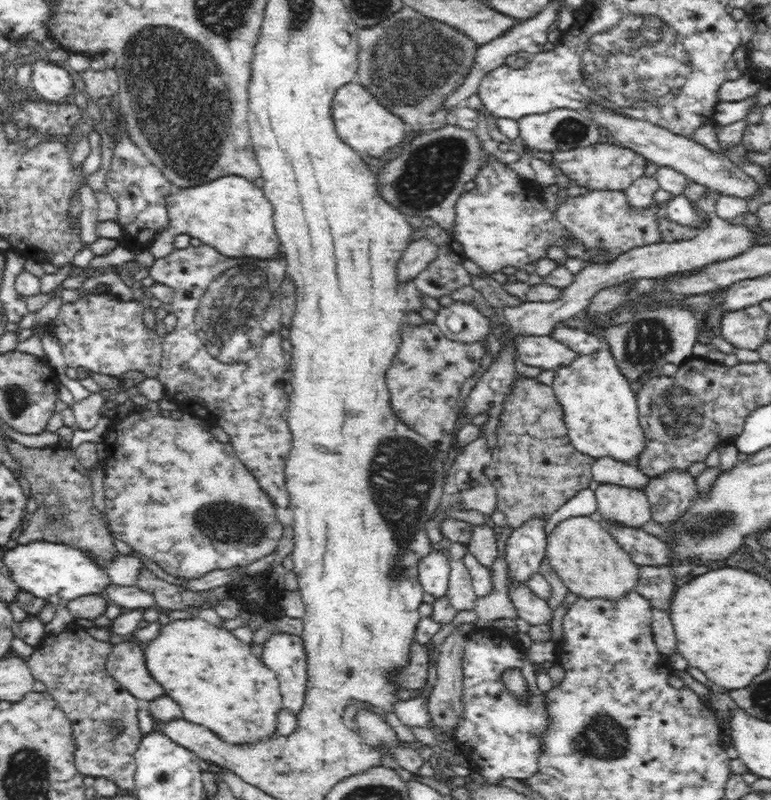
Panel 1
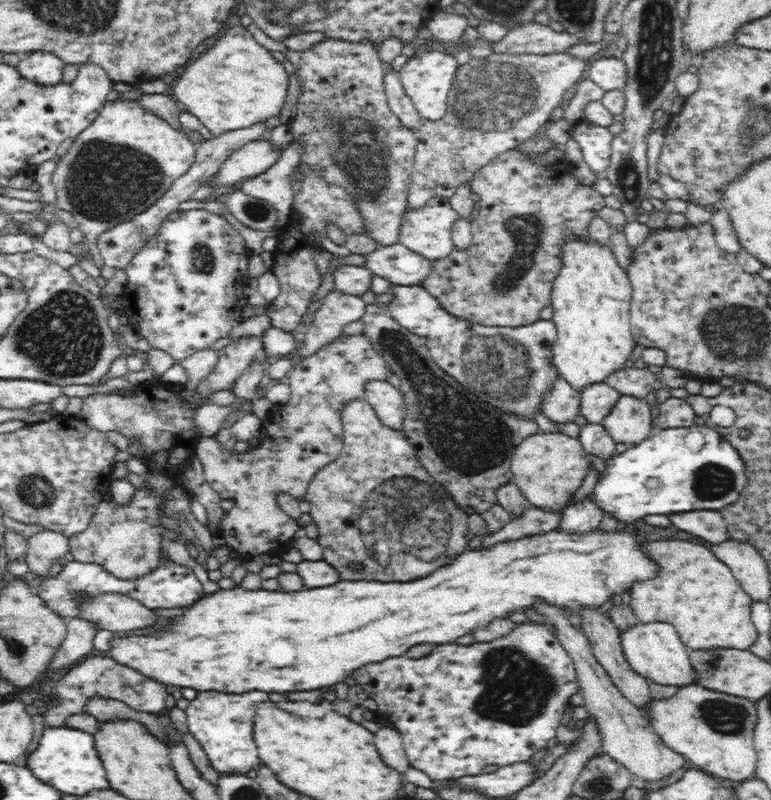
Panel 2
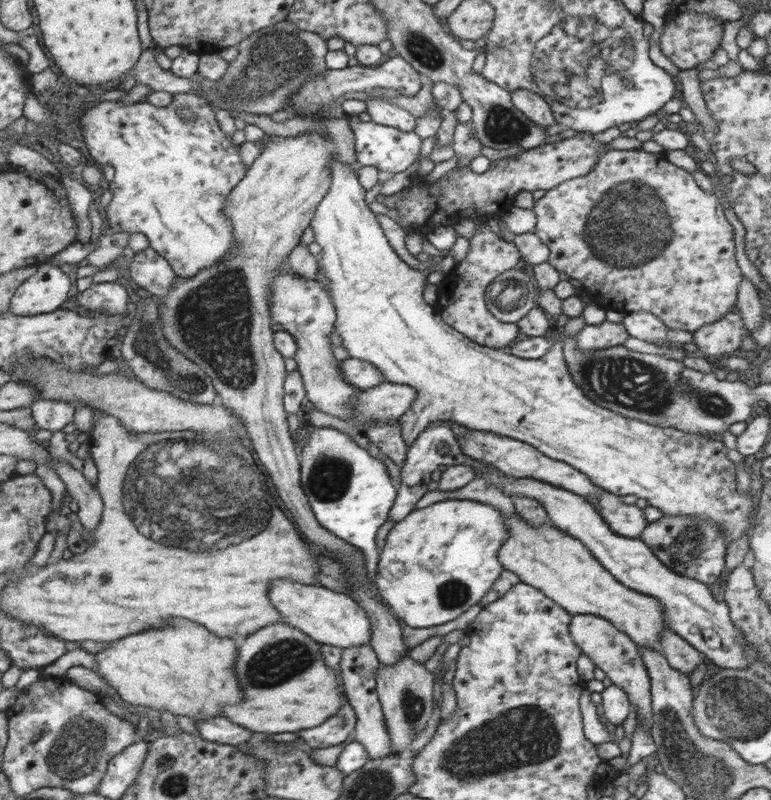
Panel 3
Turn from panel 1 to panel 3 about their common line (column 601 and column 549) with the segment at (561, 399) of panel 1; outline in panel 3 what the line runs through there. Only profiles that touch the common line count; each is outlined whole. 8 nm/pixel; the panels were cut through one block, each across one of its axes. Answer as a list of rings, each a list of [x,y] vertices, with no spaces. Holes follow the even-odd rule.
[[[339,156],[333,157],[332,189],[320,203],[312,222],[315,242],[322,248],[318,256],[318,271],[323,270],[327,274],[328,292],[338,315],[336,333],[342,339],[349,358],[373,364],[383,380],[409,385],[417,392],[411,407],[399,417],[406,450],[429,422],[449,421],[465,430],[490,432],[535,447],[549,458],[569,463],[575,470],[580,470],[591,484],[601,487],[601,490],[619,496],[633,494],[636,498],[644,498],[647,504],[659,509],[663,515],[701,517],[704,521],[709,519],[719,525],[721,535],[727,542],[745,537],[743,534],[747,530],[751,504],[733,502],[751,502],[753,498],[750,490],[745,492],[749,496],[735,492],[735,466],[725,458],[725,446],[721,442],[671,427],[653,426],[597,406],[572,378],[564,361],[561,341],[555,341],[543,357],[524,359],[509,354],[505,349],[478,345],[472,339],[465,338],[460,331],[453,330],[421,298],[425,276],[435,270],[448,276],[456,266],[453,258],[446,255],[438,263],[433,261],[425,272],[415,272],[403,264],[387,244],[373,212],[367,208],[365,190],[357,182],[355,169],[351,170],[349,166],[343,164]]]

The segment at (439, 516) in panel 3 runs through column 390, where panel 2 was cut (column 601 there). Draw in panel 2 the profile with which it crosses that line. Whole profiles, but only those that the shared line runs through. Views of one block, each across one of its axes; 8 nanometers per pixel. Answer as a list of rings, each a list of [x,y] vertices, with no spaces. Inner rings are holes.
[[[554,528],[551,529],[548,532],[543,533],[536,533],[536,534],[530,534],[523,536],[516,540],[505,540],[502,542],[497,542],[496,544],[493,544],[492,546],[480,546],[478,548],[468,548],[467,550],[464,550],[464,552],[458,554],[456,558],[452,559],[452,562],[449,564],[446,564],[442,567],[440,567],[440,570],[436,570],[434,574],[430,574],[430,576],[426,576],[426,578],[418,578],[418,580],[412,580],[412,582],[380,582],[375,581],[374,579],[370,579],[369,581],[362,578],[362,580],[340,580],[336,584],[330,585],[330,586],[323,586],[322,588],[304,588],[301,591],[288,593],[287,591],[270,591],[270,590],[244,590],[240,587],[236,587],[232,590],[224,590],[220,589],[220,592],[216,592],[216,594],[212,594],[212,596],[206,596],[204,600],[198,600],[182,618],[178,618],[176,620],[176,624],[170,628],[170,632],[160,632],[160,634],[152,634],[152,636],[128,636],[128,638],[116,638],[114,642],[112,642],[112,659],[115,661],[118,665],[124,665],[128,666],[129,668],[132,668],[133,670],[138,671],[138,673],[144,674],[144,677],[152,678],[153,681],[160,682],[162,685],[164,684],[172,684],[172,686],[180,687],[180,688],[194,688],[194,690],[198,692],[204,692],[204,691],[217,691],[227,694],[243,694],[248,693],[251,691],[261,691],[261,692],[290,692],[290,691],[311,691],[322,689],[322,688],[334,688],[334,684],[338,684],[338,682],[342,682],[352,670],[356,670],[356,668],[360,668],[360,666],[376,663],[376,662],[383,662],[384,660],[387,660],[388,658],[394,658],[394,657],[400,657],[401,655],[406,654],[410,648],[418,645],[424,645],[424,644],[432,644],[434,646],[436,645],[444,645],[444,644],[452,644],[456,643],[458,638],[460,636],[464,636],[464,634],[470,634],[470,632],[474,632],[476,628],[482,628],[482,626],[486,626],[486,624],[490,624],[492,620],[496,620],[496,618],[506,618],[508,614],[512,614],[512,612],[522,612],[522,610],[528,610],[528,608],[532,608],[538,600],[542,600],[542,602],[548,602],[548,604],[552,604],[554,607],[558,607],[558,609],[564,611],[564,615],[568,616],[566,612],[570,611],[573,613],[581,614],[582,609],[600,609],[608,600],[611,600],[611,596],[614,596],[614,594],[624,594],[625,592],[628,593],[630,590],[630,586],[634,584],[634,582],[644,582],[644,580],[648,580],[648,578],[656,578],[656,564],[654,562],[648,562],[648,558],[644,558],[644,550],[640,550],[640,536],[636,534],[636,532],[628,532],[628,530],[614,530],[614,532],[604,532],[604,530],[592,530],[592,534],[584,534],[584,538],[572,538],[572,534],[562,534],[560,532],[560,528]]]

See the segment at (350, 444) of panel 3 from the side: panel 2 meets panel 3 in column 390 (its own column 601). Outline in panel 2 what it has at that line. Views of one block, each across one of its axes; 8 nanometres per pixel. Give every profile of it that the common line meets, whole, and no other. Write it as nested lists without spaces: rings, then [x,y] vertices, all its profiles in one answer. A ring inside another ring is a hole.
[[[698,422],[688,428],[660,429],[641,444],[628,447],[622,454],[614,454],[608,460],[606,476],[593,488],[592,501],[601,510],[612,512],[620,522],[634,522],[644,518],[644,514],[719,511],[736,502],[746,485],[747,474],[740,453],[718,431]]]

